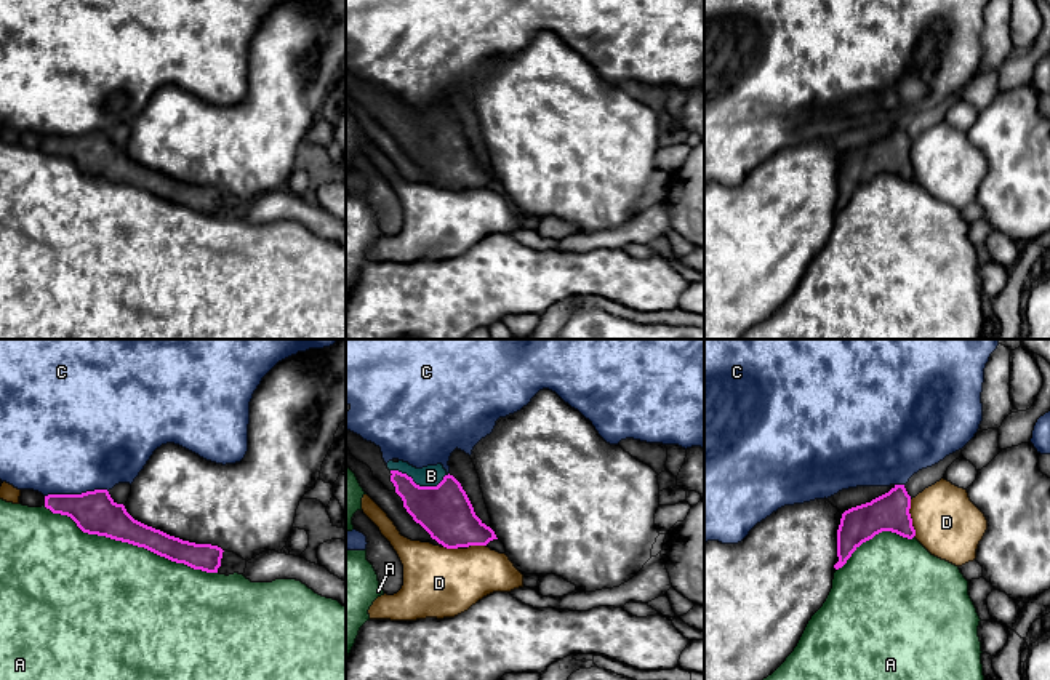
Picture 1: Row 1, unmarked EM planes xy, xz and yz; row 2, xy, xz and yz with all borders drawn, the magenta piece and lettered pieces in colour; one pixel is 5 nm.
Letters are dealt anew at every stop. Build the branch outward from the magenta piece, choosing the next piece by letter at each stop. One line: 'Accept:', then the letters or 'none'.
Accept: B

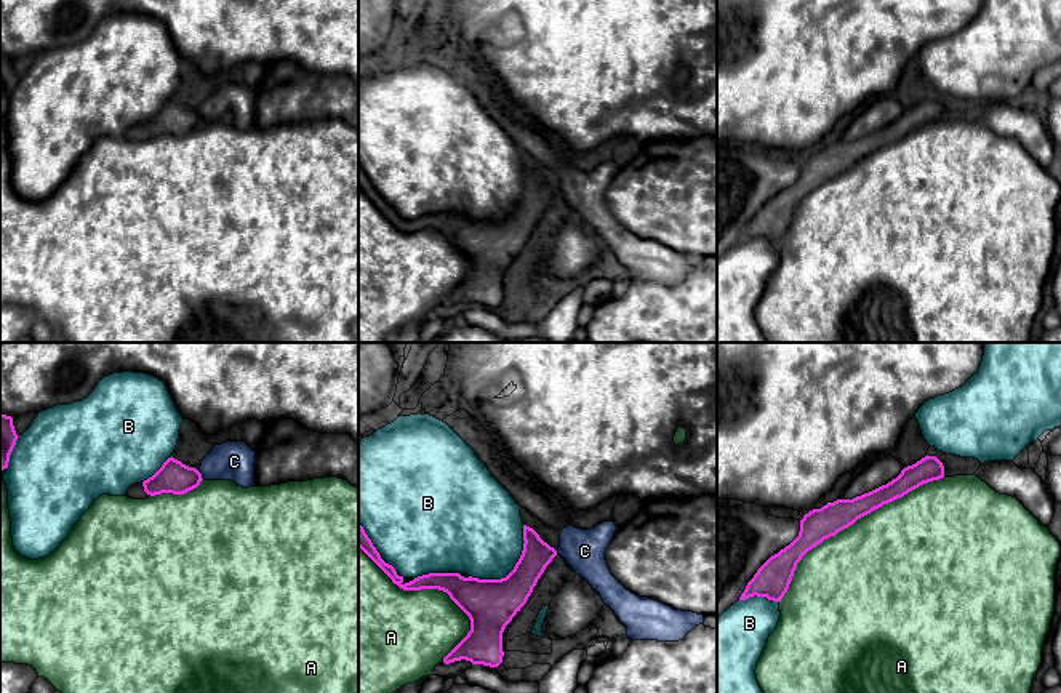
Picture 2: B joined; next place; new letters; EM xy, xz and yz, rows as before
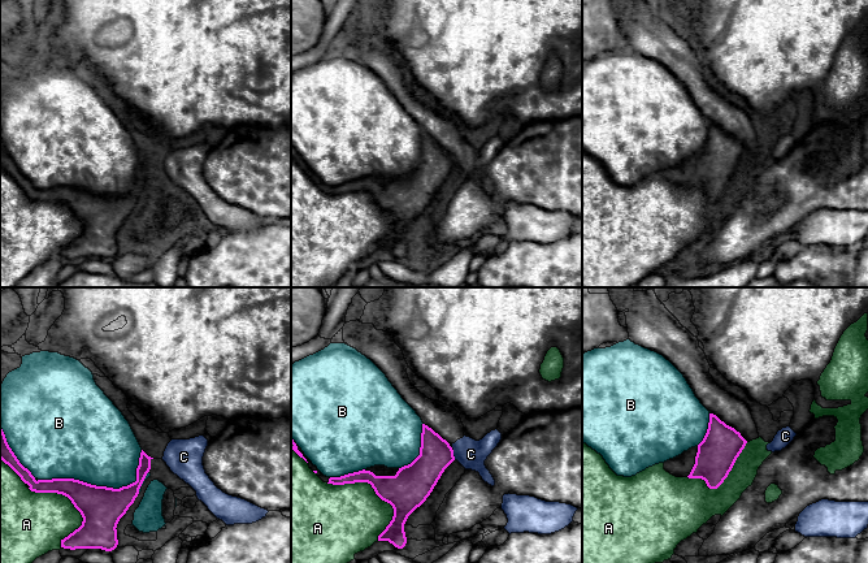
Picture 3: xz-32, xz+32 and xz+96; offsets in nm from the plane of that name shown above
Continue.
Accept: none

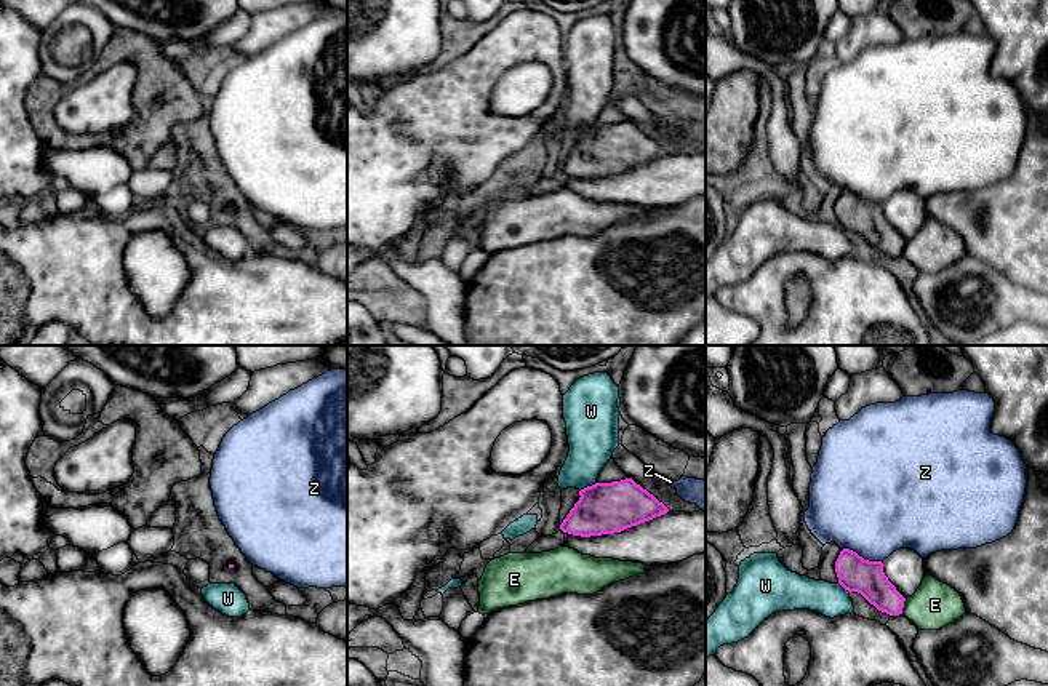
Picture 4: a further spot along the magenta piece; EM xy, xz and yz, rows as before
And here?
Accept: W

